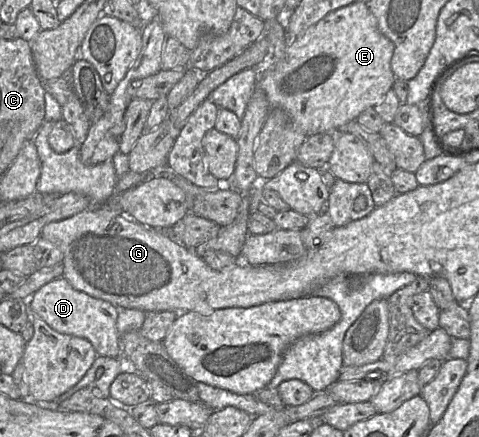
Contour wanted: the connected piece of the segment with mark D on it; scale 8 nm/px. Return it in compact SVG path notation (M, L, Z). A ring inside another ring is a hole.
M56 278L33 293L28 299L28 308L55 331L87 339L97 355L121 357L121 337L116 328L116 306L74 289L65 278Z

